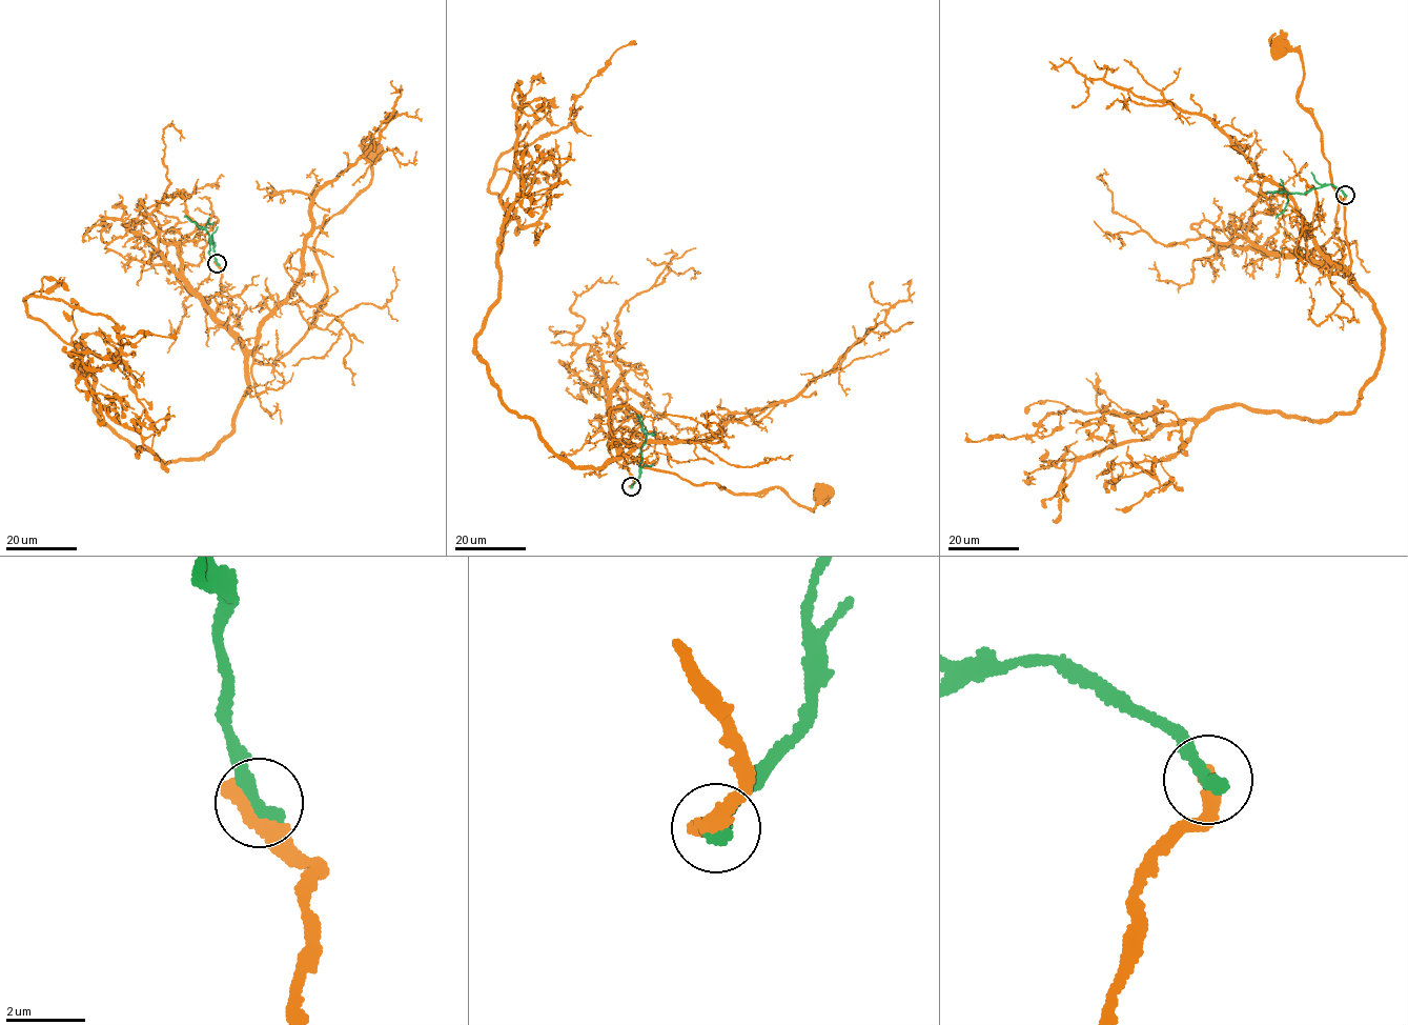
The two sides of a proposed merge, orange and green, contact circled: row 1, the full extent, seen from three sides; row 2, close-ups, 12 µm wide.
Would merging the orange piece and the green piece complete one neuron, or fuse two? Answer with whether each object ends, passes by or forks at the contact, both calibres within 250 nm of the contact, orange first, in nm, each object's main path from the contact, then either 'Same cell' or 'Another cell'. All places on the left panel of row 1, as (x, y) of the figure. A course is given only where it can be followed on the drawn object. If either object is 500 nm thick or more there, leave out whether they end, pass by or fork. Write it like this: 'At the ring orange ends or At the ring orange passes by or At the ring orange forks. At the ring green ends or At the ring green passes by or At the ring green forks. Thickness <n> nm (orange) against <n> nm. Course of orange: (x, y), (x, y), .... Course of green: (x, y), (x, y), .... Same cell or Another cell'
At the ring orange ends. At the ring green ends. Thickness 480 nm (orange) against 440 nm. Course of orange: (217, 263), (208, 310), (257, 360), (285, 356), (326, 293), (315, 238), (367, 186), (372, 154). Course of green: (217, 263), (208, 234), (184, 216). Another cell

